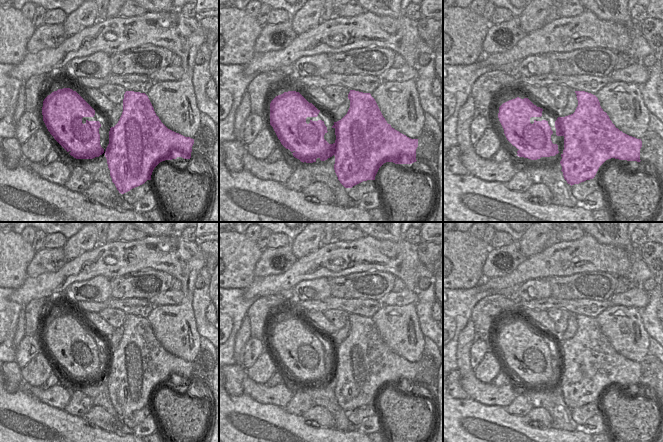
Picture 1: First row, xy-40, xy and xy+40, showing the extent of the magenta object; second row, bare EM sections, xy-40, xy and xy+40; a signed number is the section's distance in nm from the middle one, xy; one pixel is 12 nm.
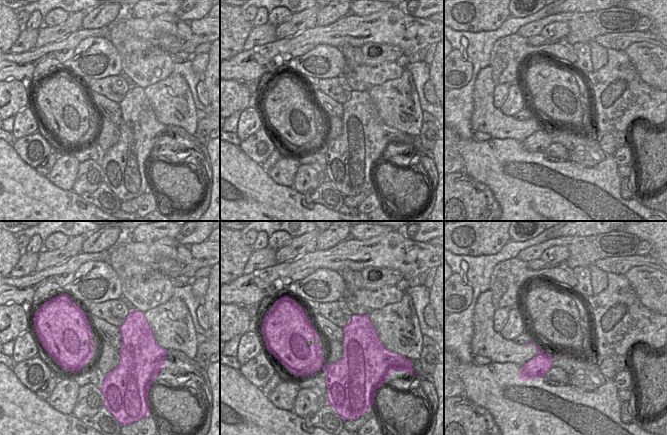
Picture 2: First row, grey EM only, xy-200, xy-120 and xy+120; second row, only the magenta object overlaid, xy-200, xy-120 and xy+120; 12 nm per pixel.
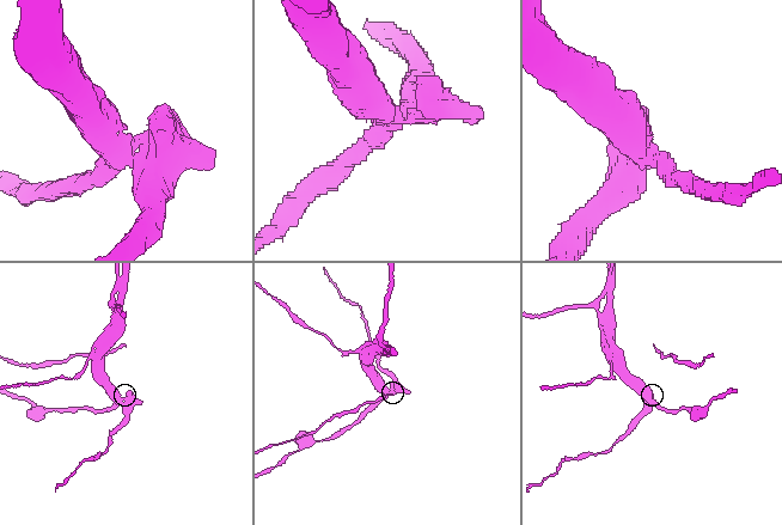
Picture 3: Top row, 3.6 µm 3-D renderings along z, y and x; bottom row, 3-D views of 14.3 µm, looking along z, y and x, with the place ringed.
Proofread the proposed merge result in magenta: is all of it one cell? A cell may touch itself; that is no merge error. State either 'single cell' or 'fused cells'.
fused cells

